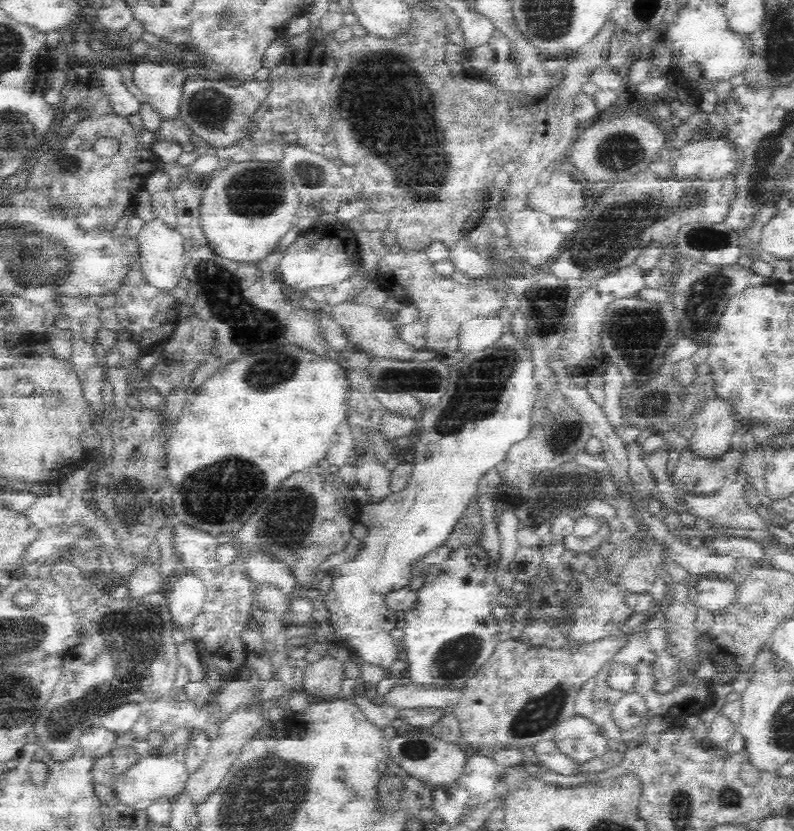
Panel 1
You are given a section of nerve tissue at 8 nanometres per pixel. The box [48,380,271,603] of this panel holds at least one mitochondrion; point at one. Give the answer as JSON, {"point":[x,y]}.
{"point":[134,518]}

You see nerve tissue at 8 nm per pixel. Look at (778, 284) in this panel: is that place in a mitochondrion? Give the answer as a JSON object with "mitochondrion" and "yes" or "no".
{"mitochondrion":"no"}

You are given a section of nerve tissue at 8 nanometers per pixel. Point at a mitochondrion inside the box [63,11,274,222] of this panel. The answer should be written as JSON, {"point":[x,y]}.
{"point":[212,109]}

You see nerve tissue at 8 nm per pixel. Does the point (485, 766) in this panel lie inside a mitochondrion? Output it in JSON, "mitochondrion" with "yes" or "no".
{"mitochondrion":"no"}

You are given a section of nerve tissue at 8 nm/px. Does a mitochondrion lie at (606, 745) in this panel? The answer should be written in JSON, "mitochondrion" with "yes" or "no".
{"mitochondrion":"no"}

